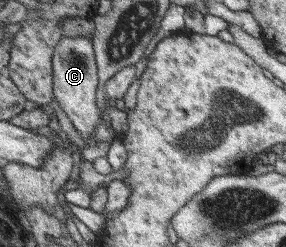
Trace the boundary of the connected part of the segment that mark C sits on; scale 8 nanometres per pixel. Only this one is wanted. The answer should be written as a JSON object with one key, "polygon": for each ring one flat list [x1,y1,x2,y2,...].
{"polygon":[[62,37,54,47,54,100,57,100,62,112,66,114,80,138,89,147,94,144,90,134,102,117,102,112,96,105,97,68,94,62,94,48,90,39]]}

